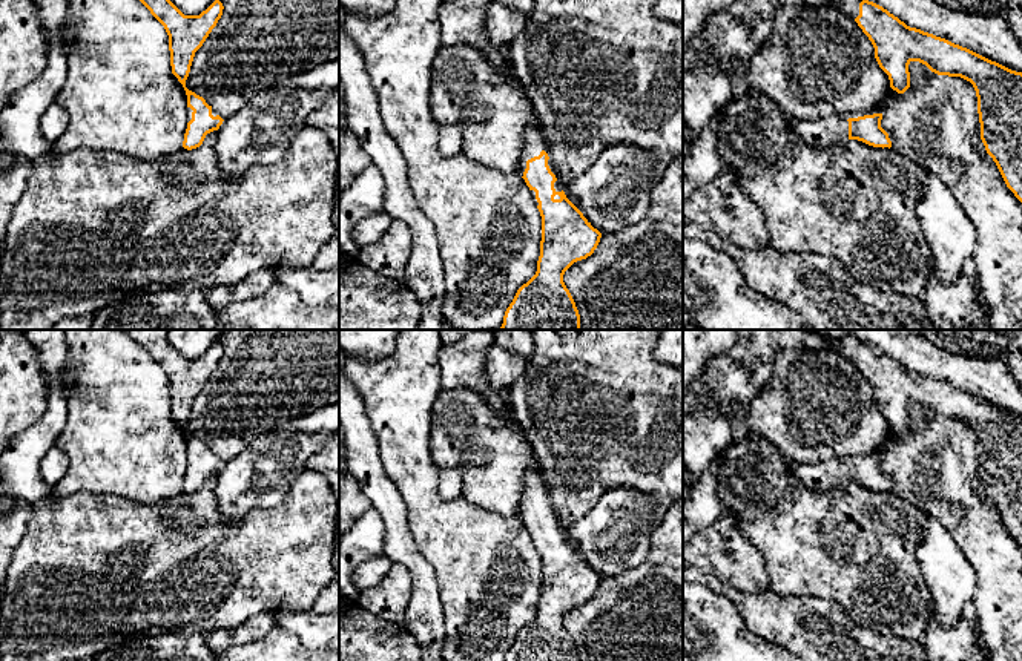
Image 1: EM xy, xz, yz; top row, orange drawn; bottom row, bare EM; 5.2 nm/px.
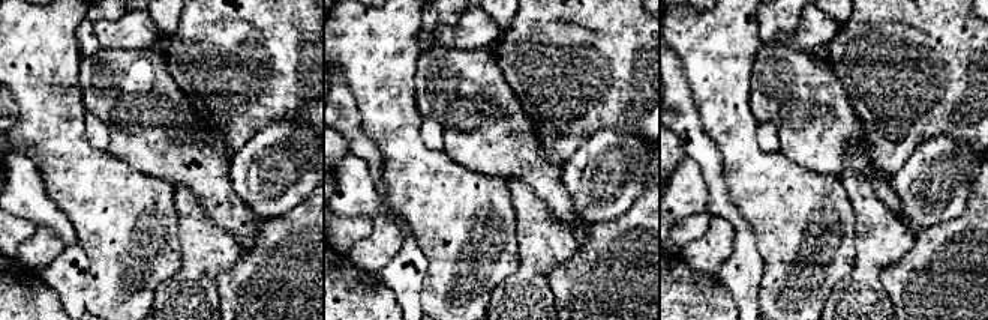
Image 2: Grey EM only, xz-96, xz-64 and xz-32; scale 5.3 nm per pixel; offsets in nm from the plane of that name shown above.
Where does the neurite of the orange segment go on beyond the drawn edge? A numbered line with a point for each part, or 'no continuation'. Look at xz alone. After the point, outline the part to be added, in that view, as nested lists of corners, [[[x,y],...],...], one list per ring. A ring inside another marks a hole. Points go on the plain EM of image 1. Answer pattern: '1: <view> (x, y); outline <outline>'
1: xz (534, 485); outline [[[537,471],[528,472],[525,477],[525,495],[520,502],[520,509],[519,509],[520,520],[523,520],[523,515],[526,512],[526,505],[534,500],[539,500],[542,494],[548,497],[548,489],[542,474]]]

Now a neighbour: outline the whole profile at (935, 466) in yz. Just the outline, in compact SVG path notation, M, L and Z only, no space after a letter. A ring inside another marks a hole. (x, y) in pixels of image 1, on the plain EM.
M910 405L908 416L910 431L904 437L890 431L879 446L881 471L888 477L890 492L938 520L973 566L976 584L970 612L979 621L984 643L990 650L990 661L1022 661L1022 546L1007 531L981 483L976 434L970 425L961 420L938 419L919 405Z

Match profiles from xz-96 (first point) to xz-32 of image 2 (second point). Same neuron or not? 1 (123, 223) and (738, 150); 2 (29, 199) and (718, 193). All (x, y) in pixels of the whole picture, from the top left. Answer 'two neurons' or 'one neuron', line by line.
1: one neuron
2: two neurons

